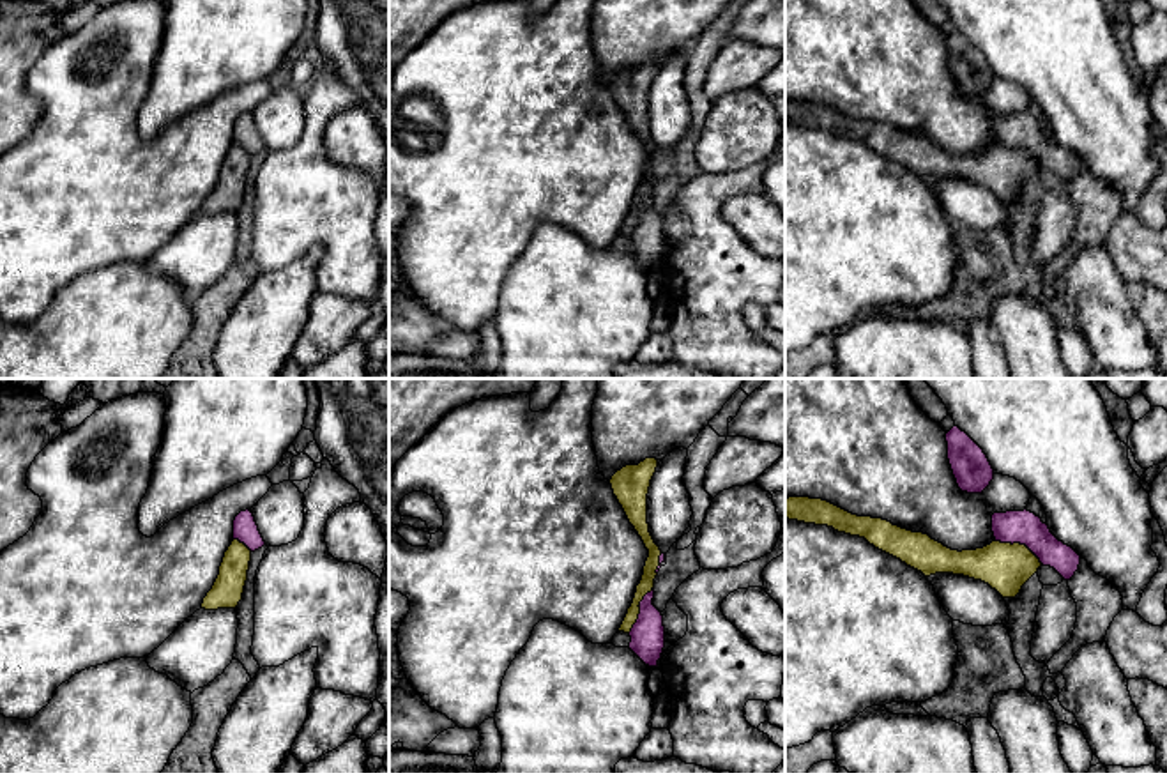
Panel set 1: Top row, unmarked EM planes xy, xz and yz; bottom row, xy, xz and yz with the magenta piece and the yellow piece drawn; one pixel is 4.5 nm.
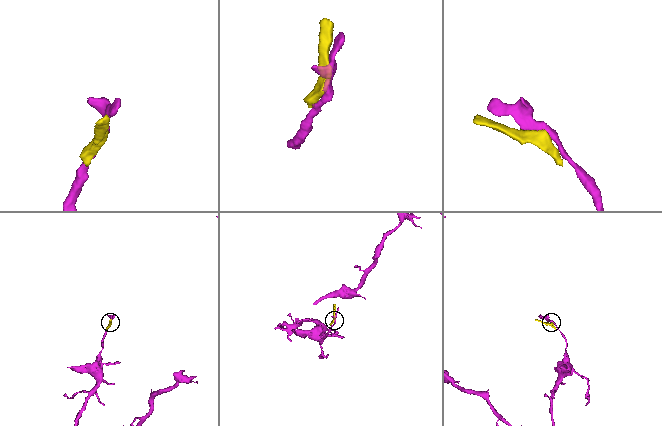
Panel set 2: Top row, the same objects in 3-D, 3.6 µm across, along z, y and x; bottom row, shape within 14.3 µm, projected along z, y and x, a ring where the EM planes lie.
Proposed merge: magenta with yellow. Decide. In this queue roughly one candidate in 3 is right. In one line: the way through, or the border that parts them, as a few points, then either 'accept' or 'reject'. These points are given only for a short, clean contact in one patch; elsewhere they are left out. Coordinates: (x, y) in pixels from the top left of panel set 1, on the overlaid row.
border along yz (996, 540), (1022, 543), (1042, 563); reject

